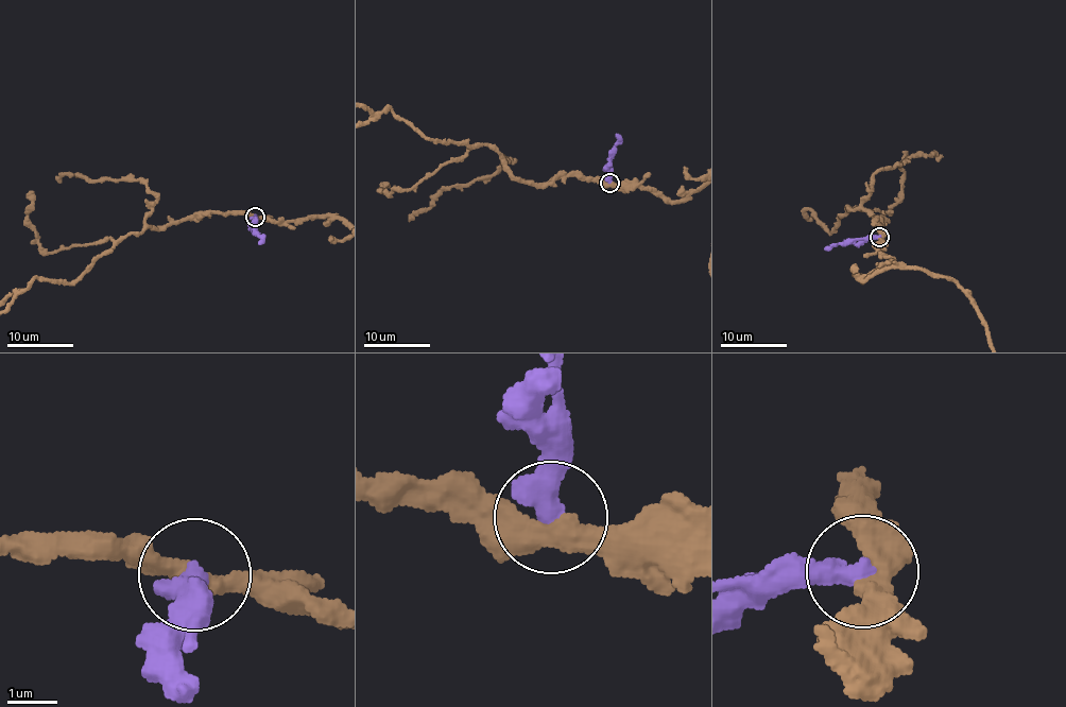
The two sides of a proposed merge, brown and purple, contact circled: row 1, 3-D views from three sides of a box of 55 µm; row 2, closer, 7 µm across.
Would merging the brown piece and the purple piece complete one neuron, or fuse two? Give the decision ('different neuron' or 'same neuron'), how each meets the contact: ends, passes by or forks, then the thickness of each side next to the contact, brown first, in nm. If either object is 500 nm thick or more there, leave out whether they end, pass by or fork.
different neuron | 440/500 nm

